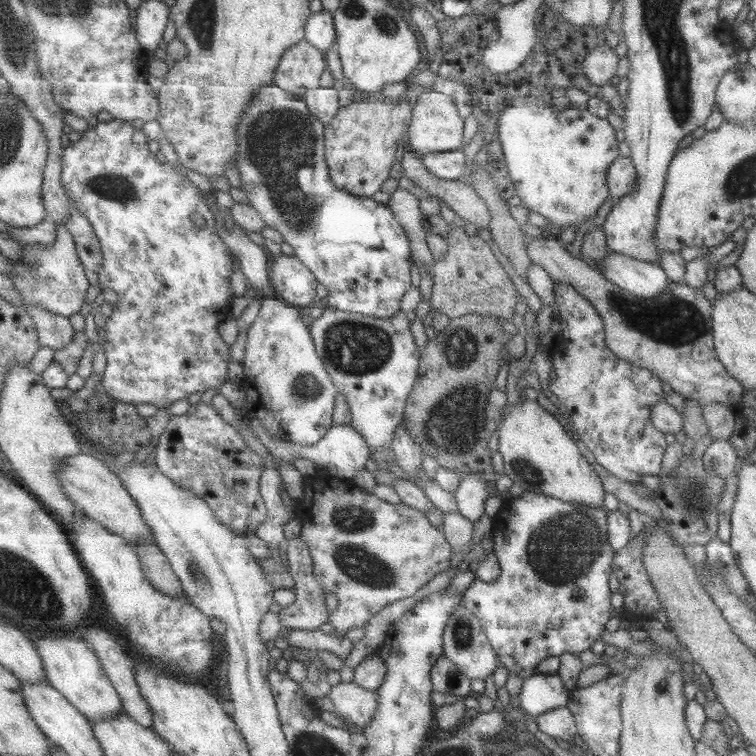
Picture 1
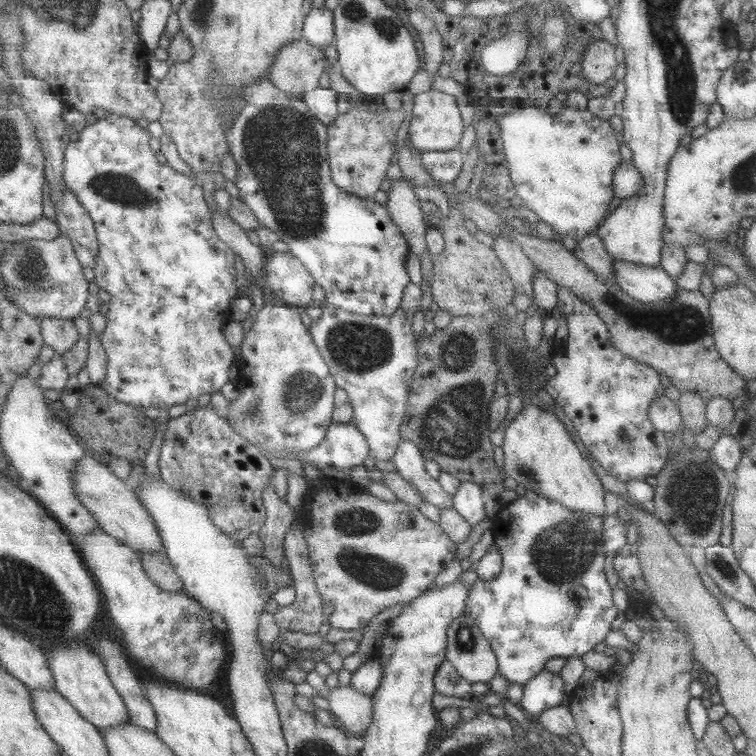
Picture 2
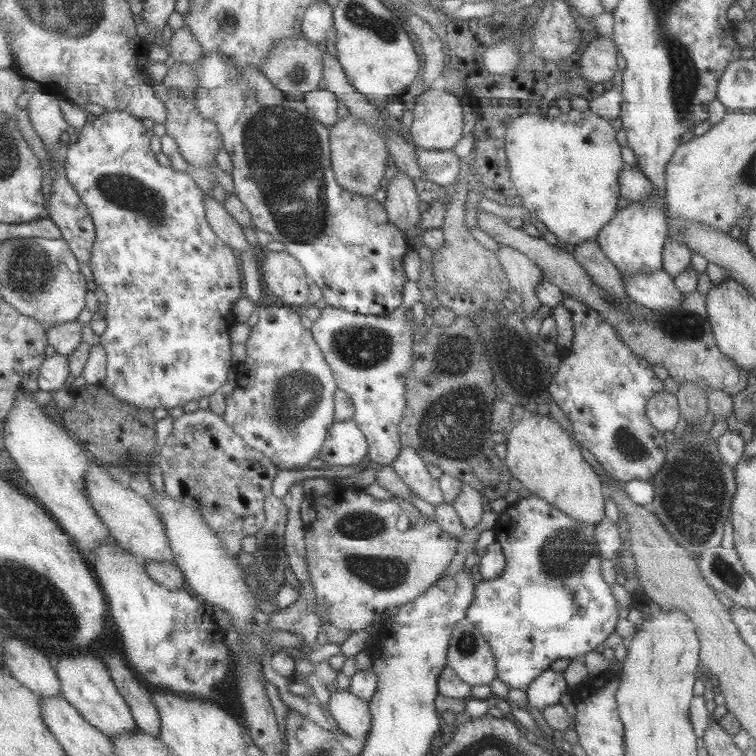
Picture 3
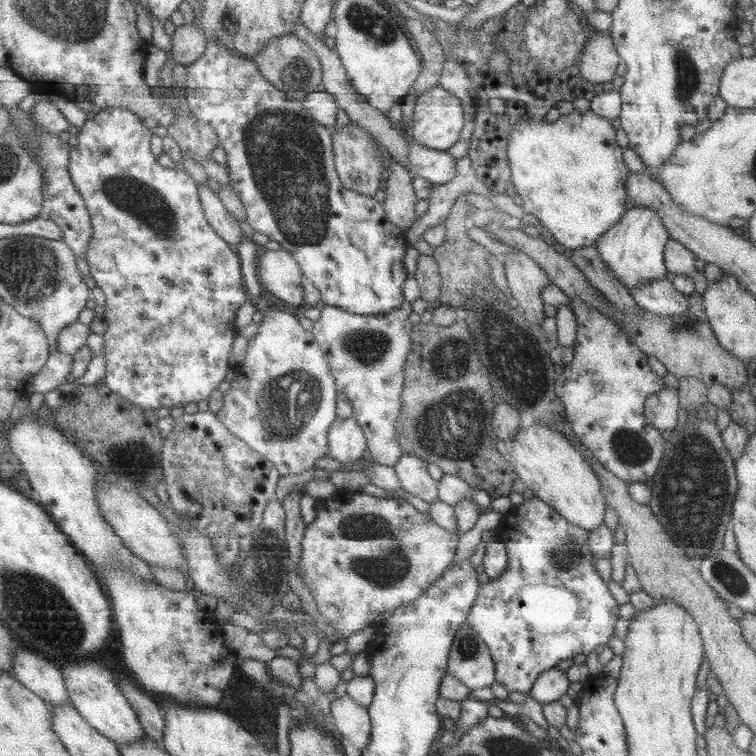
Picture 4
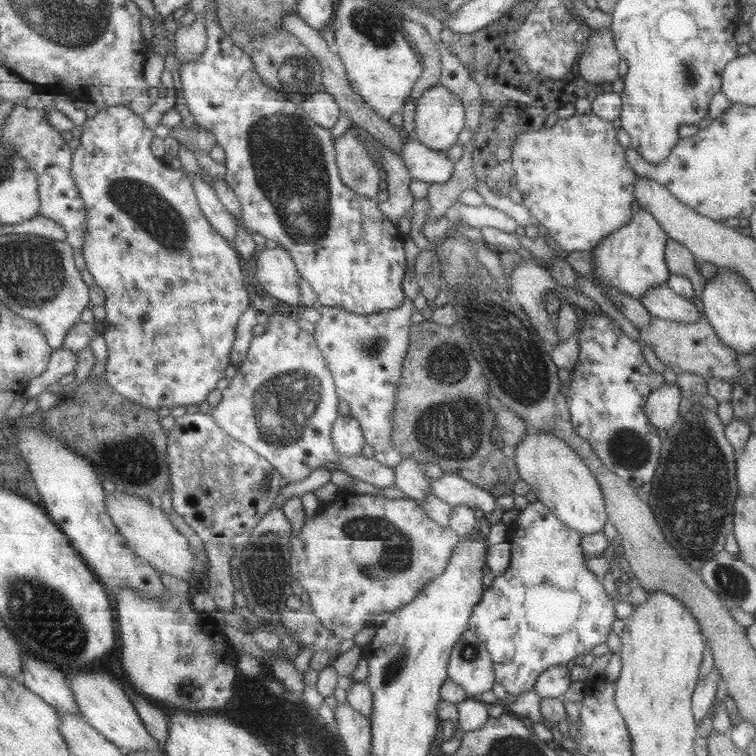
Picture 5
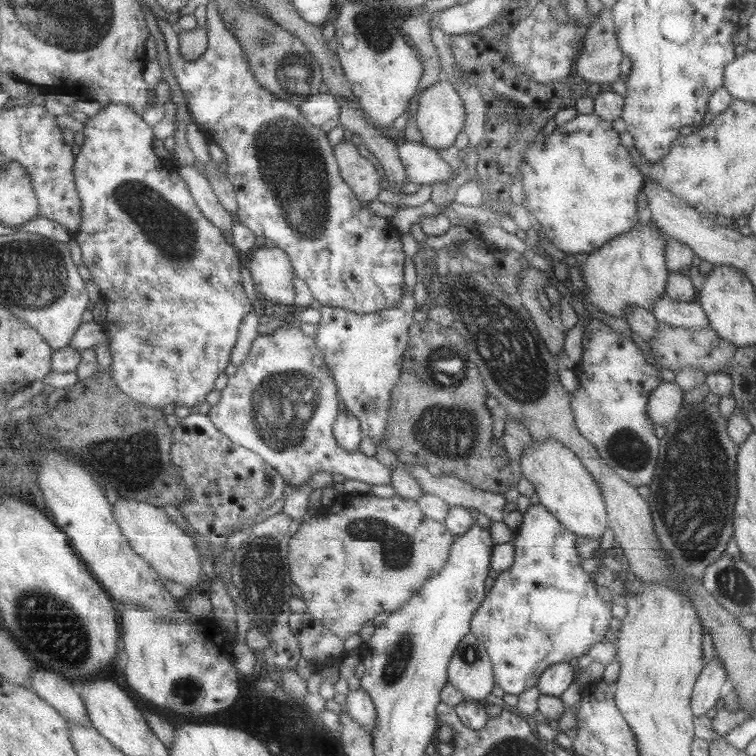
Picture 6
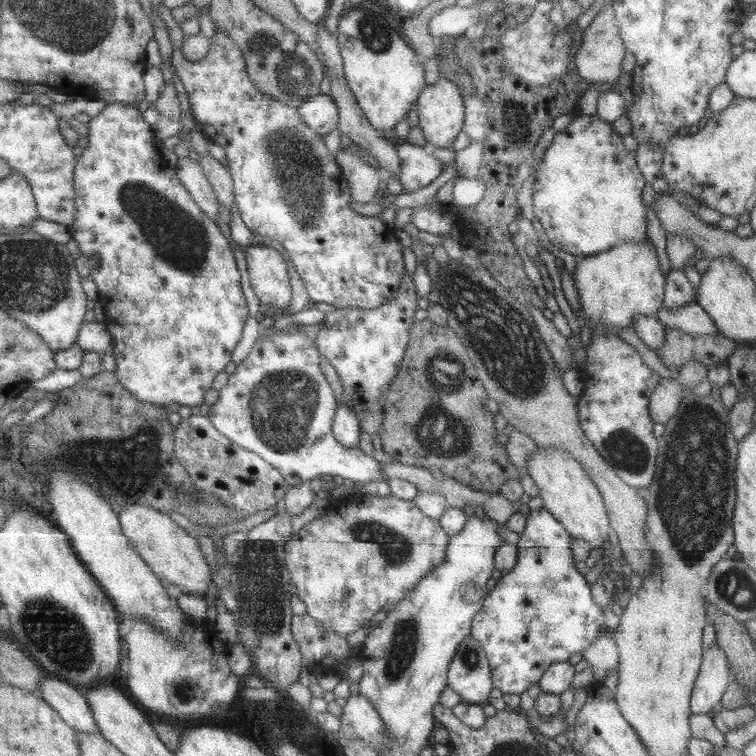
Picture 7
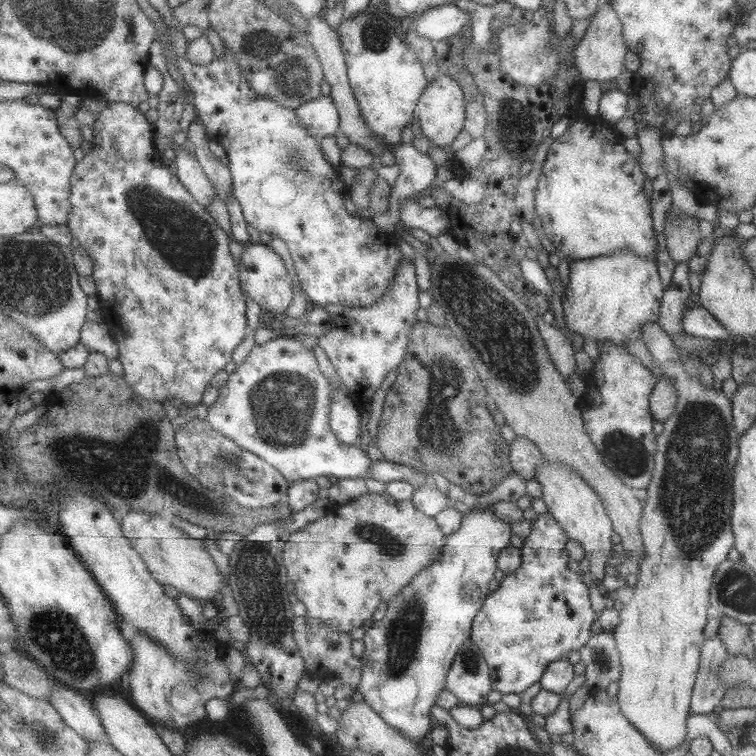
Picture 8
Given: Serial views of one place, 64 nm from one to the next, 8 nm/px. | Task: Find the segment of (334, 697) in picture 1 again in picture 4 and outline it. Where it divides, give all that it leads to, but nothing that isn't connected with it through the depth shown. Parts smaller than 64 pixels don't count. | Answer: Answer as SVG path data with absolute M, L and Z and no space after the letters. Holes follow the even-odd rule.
M348 694L337 696L331 706L337 732L362 751L369 742L370 718L367 708L355 702Z

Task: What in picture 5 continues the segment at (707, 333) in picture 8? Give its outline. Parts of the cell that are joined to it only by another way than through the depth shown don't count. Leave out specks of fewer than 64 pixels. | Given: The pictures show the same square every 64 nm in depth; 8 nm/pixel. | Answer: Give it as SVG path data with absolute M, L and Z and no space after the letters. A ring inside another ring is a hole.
M665 284L655 285L645 290L639 302L649 311L649 314L673 322L695 322L699 318L699 311L692 300L677 296Z

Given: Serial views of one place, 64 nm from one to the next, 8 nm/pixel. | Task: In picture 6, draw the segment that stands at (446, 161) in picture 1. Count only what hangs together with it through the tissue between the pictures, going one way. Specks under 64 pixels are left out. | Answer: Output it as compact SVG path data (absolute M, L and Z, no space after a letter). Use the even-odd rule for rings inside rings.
M404 141L396 148L401 164L405 166L407 182L433 184L445 182L451 176L451 167L437 154L437 150L422 142Z

